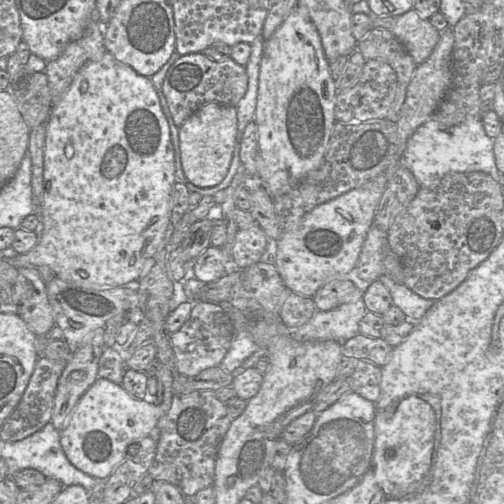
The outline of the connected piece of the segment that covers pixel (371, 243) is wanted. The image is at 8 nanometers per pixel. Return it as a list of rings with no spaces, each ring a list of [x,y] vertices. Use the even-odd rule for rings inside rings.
[[[372,224],[367,232],[358,262],[348,274],[357,289],[365,292],[372,282],[385,275],[384,254],[387,251],[386,232]]]

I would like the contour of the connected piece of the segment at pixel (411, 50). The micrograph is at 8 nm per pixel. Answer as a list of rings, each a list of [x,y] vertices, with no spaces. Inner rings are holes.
[[[414,9],[397,17],[390,31],[417,65],[428,59],[440,38],[440,32],[429,19],[422,18]]]

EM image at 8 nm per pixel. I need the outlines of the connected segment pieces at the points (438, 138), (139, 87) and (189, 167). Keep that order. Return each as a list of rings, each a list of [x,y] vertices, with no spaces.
[[[435,112],[409,138],[403,165],[412,172],[420,187],[436,185],[450,172],[475,171],[487,173],[501,186],[503,184],[503,176],[495,163],[493,139],[486,134],[481,119],[466,119],[458,125],[447,127],[438,121]]]
[[[106,51],[99,61],[87,63],[78,72],[71,86],[56,103],[50,113],[45,136],[43,194],[40,216],[39,239],[34,248],[25,254],[6,259],[13,267],[27,268],[39,266],[49,267],[56,277],[83,288],[109,289],[112,287],[132,286],[146,275],[153,265],[154,256],[159,245],[168,235],[171,226],[172,190],[176,182],[174,149],[170,129],[162,111],[157,92],[150,80],[134,71],[130,66],[119,62]]]
[[[210,102],[200,107],[179,127],[179,145],[184,175],[199,188],[218,185],[225,178],[237,135],[237,111],[231,105]]]

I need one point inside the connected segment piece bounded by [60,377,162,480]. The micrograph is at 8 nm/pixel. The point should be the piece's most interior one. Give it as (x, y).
(107, 419)

